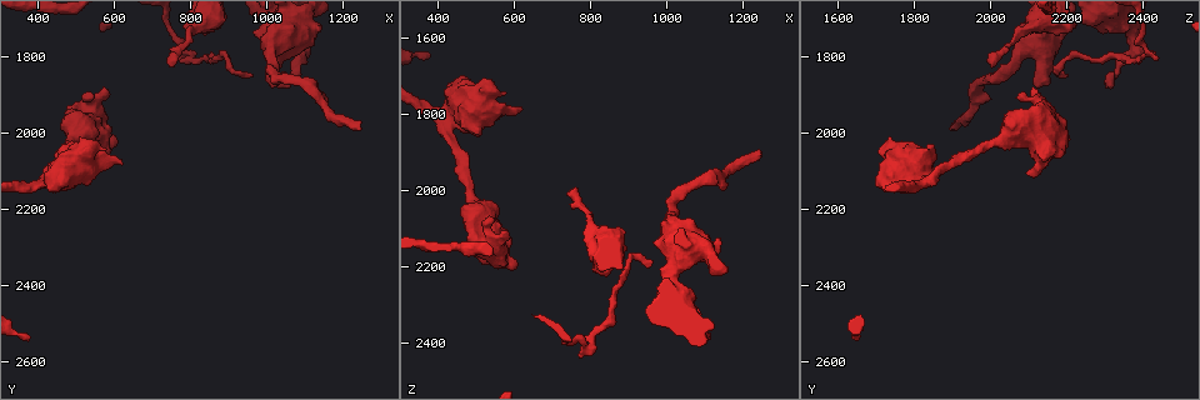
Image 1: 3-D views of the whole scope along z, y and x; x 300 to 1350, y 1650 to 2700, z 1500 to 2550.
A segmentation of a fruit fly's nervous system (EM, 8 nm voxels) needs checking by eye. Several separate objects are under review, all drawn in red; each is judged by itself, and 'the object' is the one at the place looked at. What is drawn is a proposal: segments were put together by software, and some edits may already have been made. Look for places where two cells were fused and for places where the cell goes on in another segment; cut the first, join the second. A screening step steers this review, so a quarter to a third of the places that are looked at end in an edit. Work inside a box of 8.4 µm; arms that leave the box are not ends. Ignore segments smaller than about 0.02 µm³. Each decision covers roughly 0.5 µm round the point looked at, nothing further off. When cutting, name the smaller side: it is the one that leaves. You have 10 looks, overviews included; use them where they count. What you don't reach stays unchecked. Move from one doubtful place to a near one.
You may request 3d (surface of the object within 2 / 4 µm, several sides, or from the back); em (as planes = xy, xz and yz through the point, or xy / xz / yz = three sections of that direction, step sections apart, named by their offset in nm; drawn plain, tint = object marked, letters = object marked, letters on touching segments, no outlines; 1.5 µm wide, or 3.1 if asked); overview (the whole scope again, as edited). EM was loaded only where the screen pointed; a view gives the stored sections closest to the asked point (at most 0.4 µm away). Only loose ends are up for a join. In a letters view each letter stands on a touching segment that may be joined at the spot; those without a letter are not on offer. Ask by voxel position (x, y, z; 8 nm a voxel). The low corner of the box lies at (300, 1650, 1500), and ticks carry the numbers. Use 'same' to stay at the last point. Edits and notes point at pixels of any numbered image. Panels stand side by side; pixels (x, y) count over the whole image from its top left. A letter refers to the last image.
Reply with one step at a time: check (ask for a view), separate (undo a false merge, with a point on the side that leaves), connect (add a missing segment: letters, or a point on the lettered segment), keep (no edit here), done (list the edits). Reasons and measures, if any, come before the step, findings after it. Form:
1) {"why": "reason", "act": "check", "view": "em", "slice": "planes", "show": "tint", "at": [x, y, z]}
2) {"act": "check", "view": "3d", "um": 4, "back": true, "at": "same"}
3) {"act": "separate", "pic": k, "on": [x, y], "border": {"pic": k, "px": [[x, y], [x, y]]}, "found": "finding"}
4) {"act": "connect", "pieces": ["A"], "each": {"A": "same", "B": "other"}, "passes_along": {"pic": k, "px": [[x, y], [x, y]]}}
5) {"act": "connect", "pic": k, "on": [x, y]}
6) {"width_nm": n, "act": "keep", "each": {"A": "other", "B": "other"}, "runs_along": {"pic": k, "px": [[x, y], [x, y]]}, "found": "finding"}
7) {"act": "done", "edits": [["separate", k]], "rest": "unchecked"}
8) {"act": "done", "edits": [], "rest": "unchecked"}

{"why": "free end", "act": "check", "view": "em", "slice": "planes", "show": "letters", "at": [1250, 1985, 1905]}

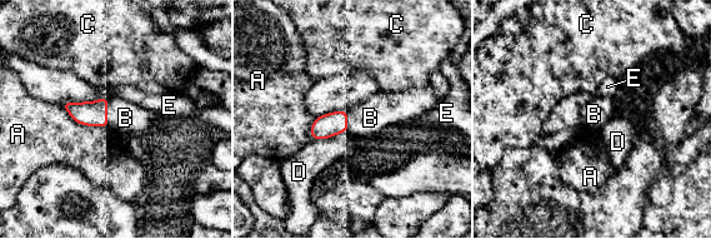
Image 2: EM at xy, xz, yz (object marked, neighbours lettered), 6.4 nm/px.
{"longest_contact_nm": ["A", 340], "act": "connect", "pieces": ["B"], "each": {"A": "other", "B": "same", "C": "other", "D": "other", "E": "other"}, "found": "the cell continues"}

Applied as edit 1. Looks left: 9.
{"why": "redraw", "act": "check", "view": "overview"}

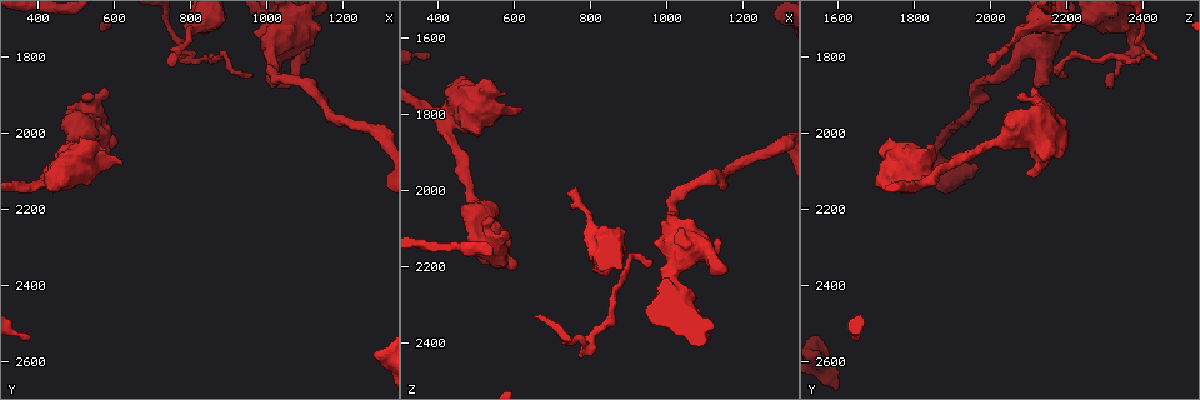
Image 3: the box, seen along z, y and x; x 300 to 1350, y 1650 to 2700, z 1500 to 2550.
{"why": "branch stops here", "act": "check", "view": "3d", "um": 4, "at": [1040, 1875, 2315]}

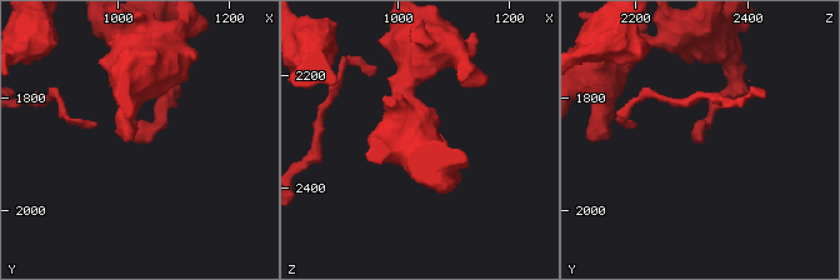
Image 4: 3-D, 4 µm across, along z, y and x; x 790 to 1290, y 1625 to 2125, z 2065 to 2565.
{"why": "now the EM", "act": "check", "view": "em", "slice": "planes", "show": "letters", "at": [1035, 1880, 2320]}

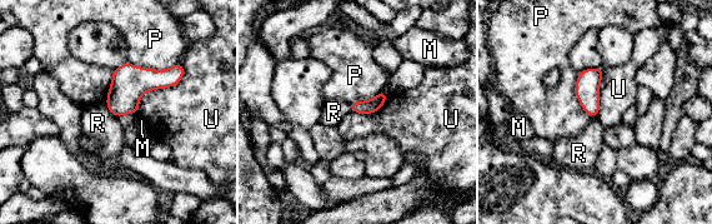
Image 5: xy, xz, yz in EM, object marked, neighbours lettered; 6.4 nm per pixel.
{"act": "keep", "each": {"M": "other", "P": "other", "R": "other", "U": "other"}, "border": {"pic": 5, "px": [[180, 61], [136, 114]]}, "found": "none of them fits"}

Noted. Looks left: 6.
{"why": "calibre changes", "act": "check", "view": "3d", "um": 4, "at": [445, 2120, 1805]}

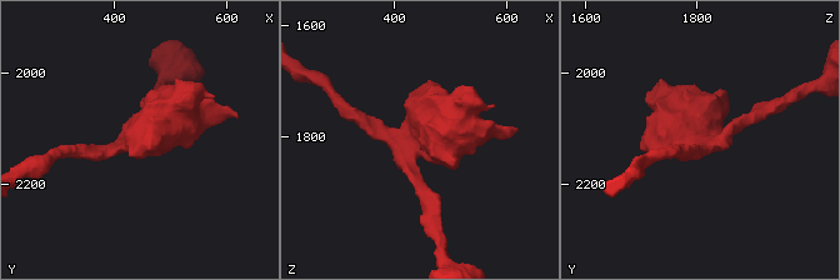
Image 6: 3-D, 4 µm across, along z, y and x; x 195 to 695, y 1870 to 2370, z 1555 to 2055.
{"why": "need the tissue", "act": "check", "view": "em", "slice": "planes", "show": "tint", "at": [450, 2125, 1815]}

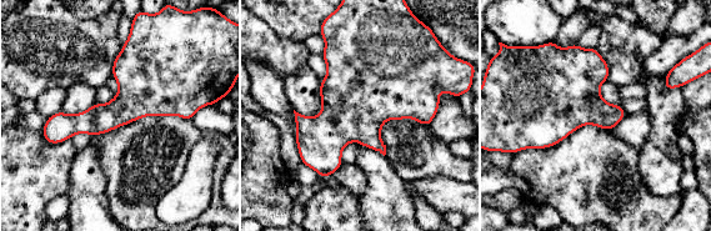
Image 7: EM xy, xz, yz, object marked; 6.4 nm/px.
{"act": "check", "view": "em", "slice": "planes", "show": "letters", "at": "same"}

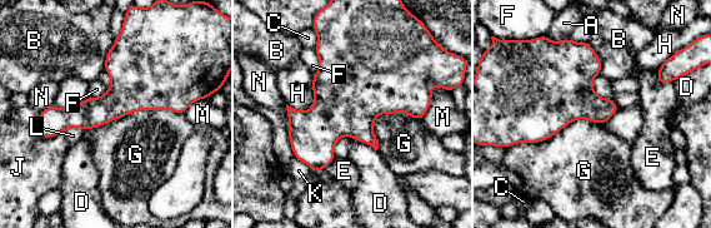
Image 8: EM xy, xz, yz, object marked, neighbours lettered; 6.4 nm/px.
{"act": "keep", "each": {"A": "other", "B": "other", "C": "other", "D": "other", "E": "other", "F": "other", "G": "other", "H": "other", "J": "other", "K": "other", "L": "other", "M": "other", "N": "other"}, "border": {"pic": 8, "px": [[184, 113], [138, 109], [85, 130]]}, "found": "continuous, no second cell"}

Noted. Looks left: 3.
{"act": "done", "edits": [["connect", 2]], "rest": "unchecked"}

